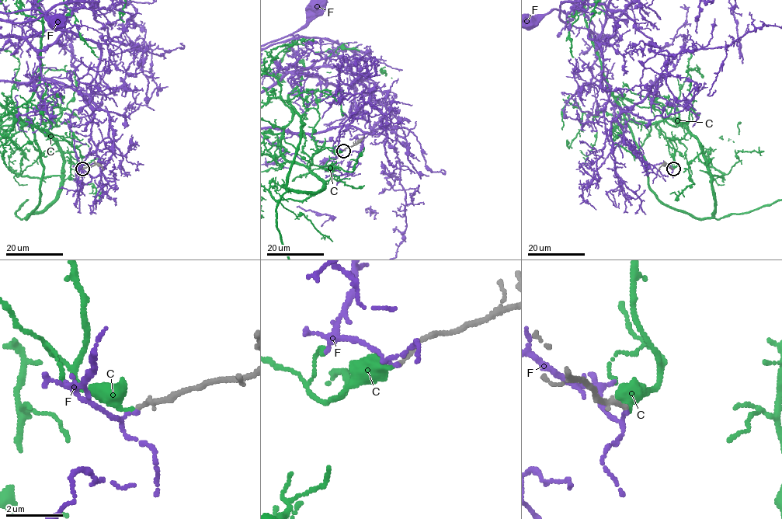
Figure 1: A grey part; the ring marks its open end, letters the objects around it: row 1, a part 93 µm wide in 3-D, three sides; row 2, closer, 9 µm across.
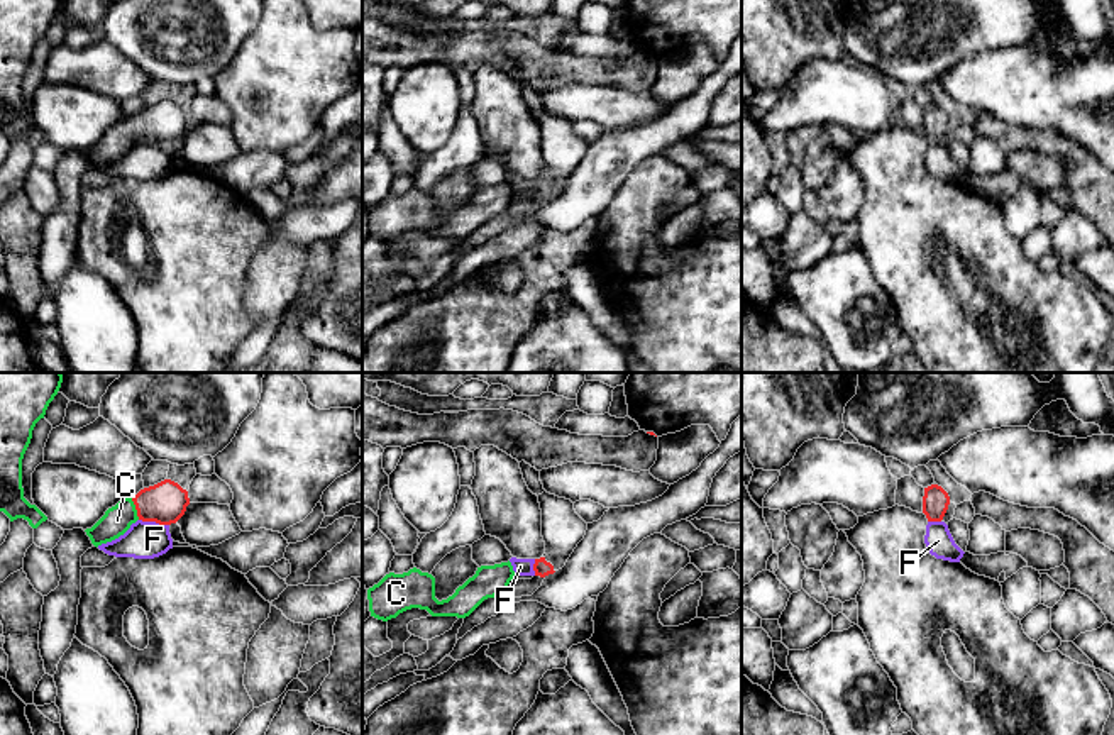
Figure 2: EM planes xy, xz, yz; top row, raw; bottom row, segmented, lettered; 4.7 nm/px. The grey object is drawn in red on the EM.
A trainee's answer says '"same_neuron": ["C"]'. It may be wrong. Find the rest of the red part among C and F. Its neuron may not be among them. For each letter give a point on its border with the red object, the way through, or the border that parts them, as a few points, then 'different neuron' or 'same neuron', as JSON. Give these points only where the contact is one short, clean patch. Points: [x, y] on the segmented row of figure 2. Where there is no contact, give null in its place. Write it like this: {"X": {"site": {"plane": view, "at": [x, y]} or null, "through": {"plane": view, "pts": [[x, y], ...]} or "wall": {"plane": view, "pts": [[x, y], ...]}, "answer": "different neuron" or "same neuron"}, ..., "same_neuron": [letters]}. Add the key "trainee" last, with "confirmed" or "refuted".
{"C": {"site": {"plane": "xy", "at": [136, 508]}, "through": {"plane": "xy", "pts": [[165, 503], [136, 508], [127, 510], [117, 520]]}, "answer": "same neuron"}, "F": {"site": {"plane": "xy", "at": [154, 520]}, "wall": {"plane": "xy", "pts": [[139, 519], [168, 525]]}, "answer": "different neuron"}, "same_neuron": ["C"], "trainee": "confirmed"}

